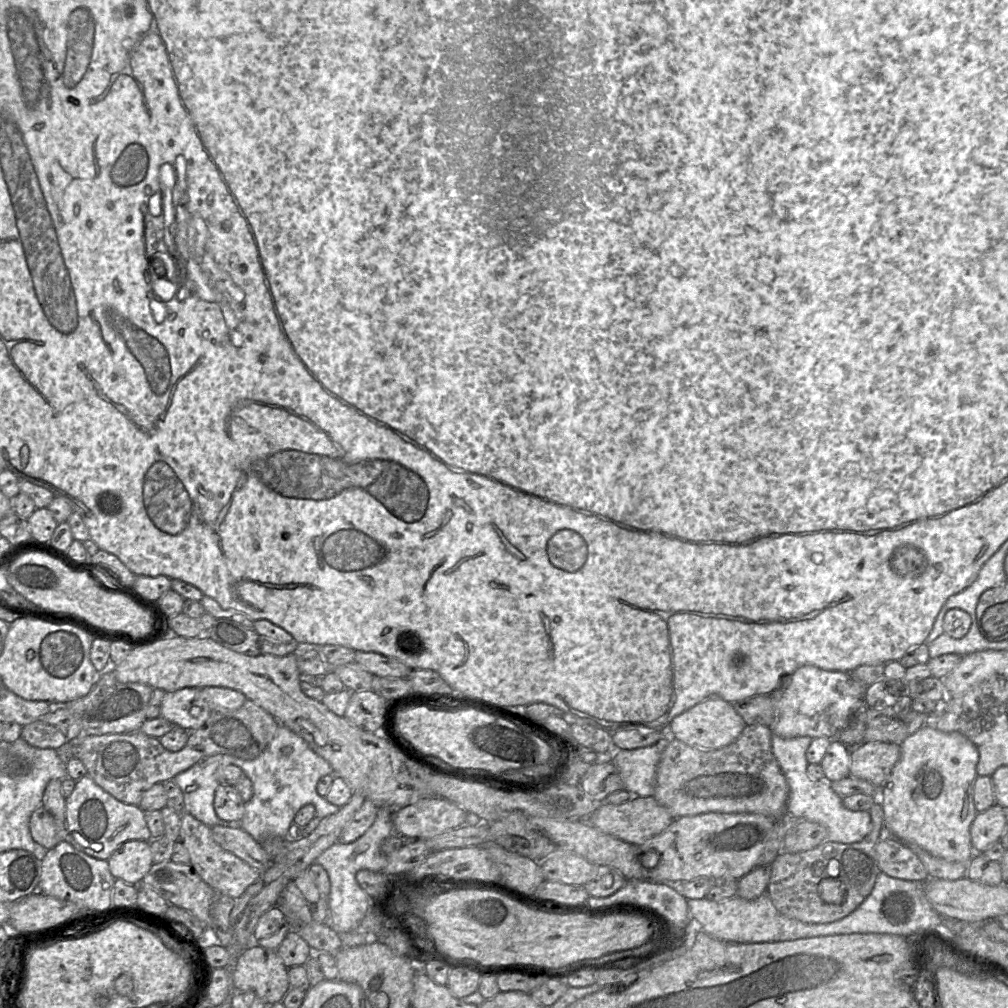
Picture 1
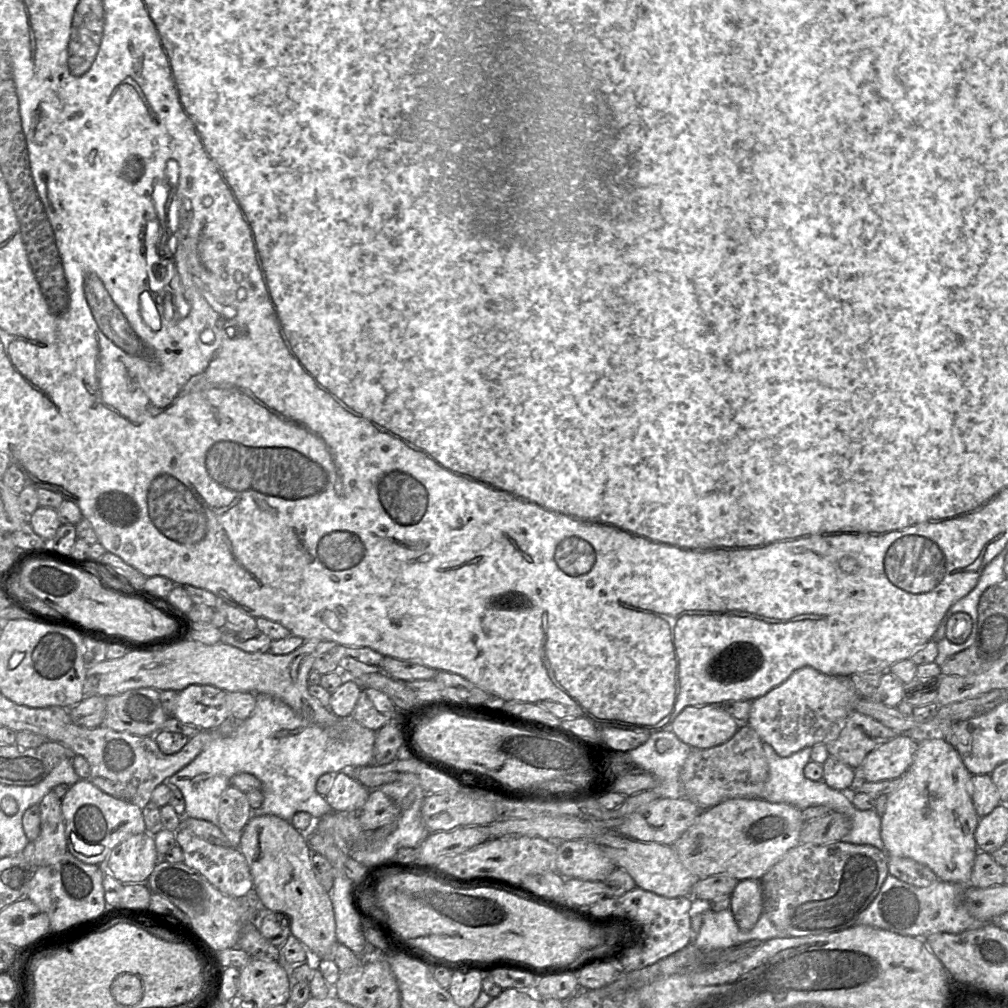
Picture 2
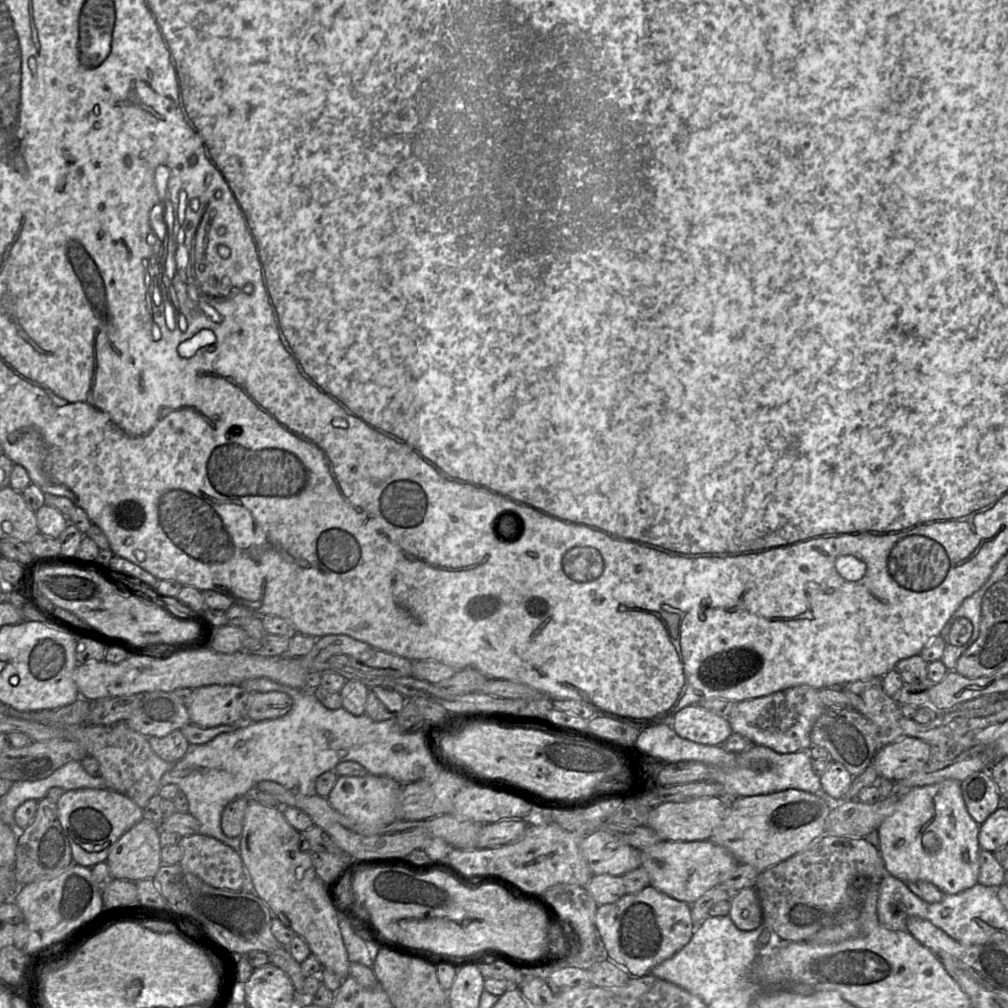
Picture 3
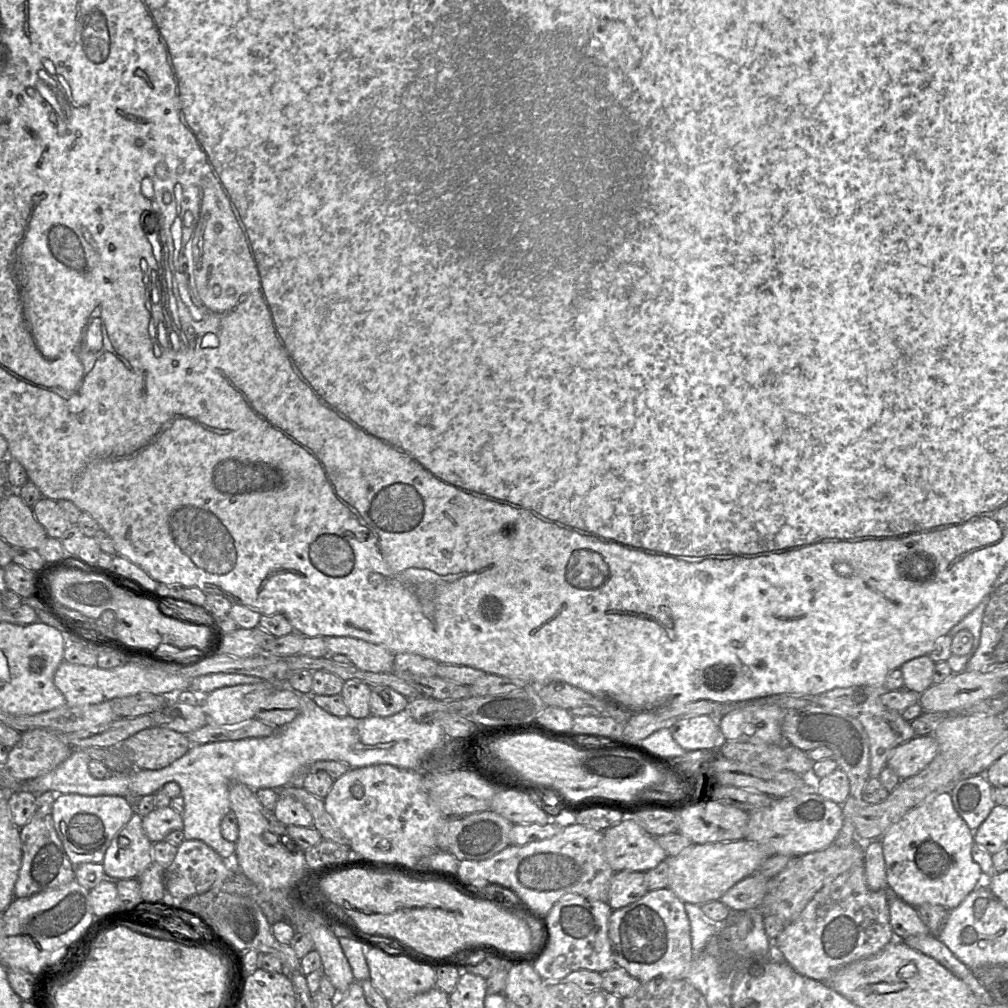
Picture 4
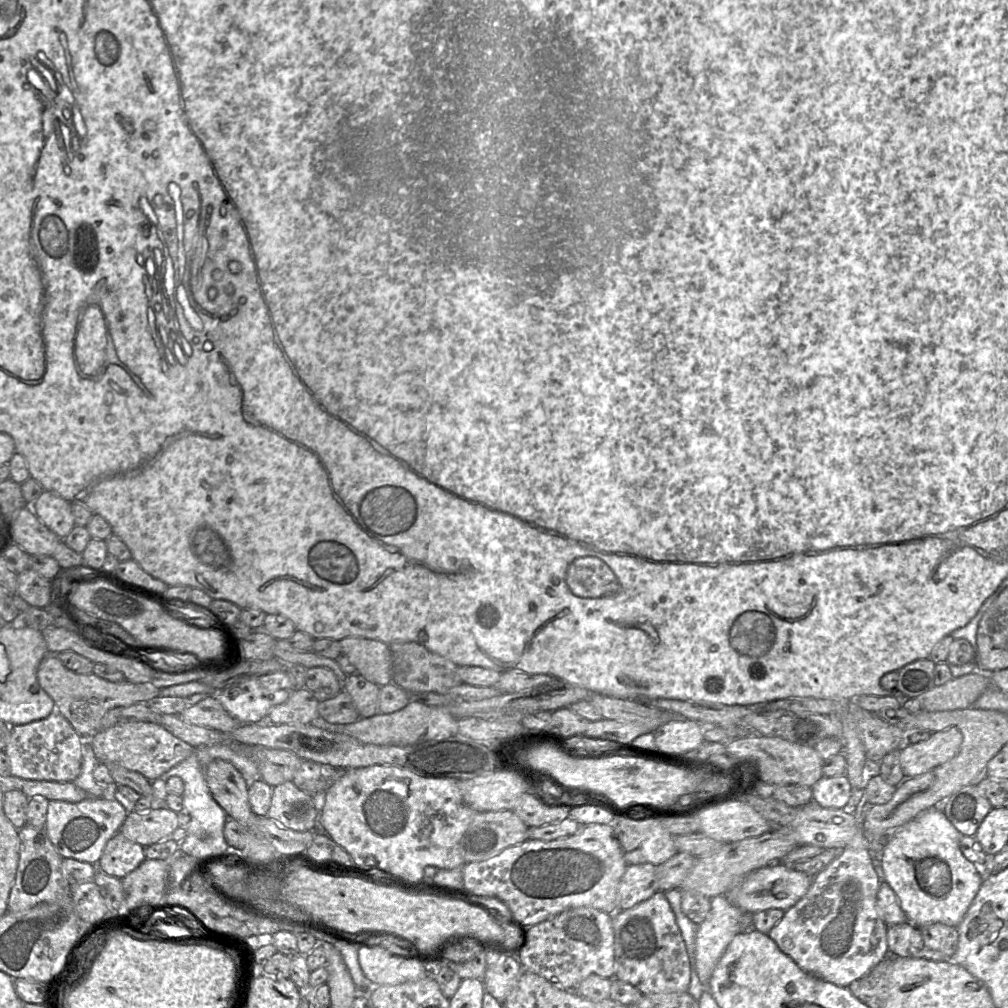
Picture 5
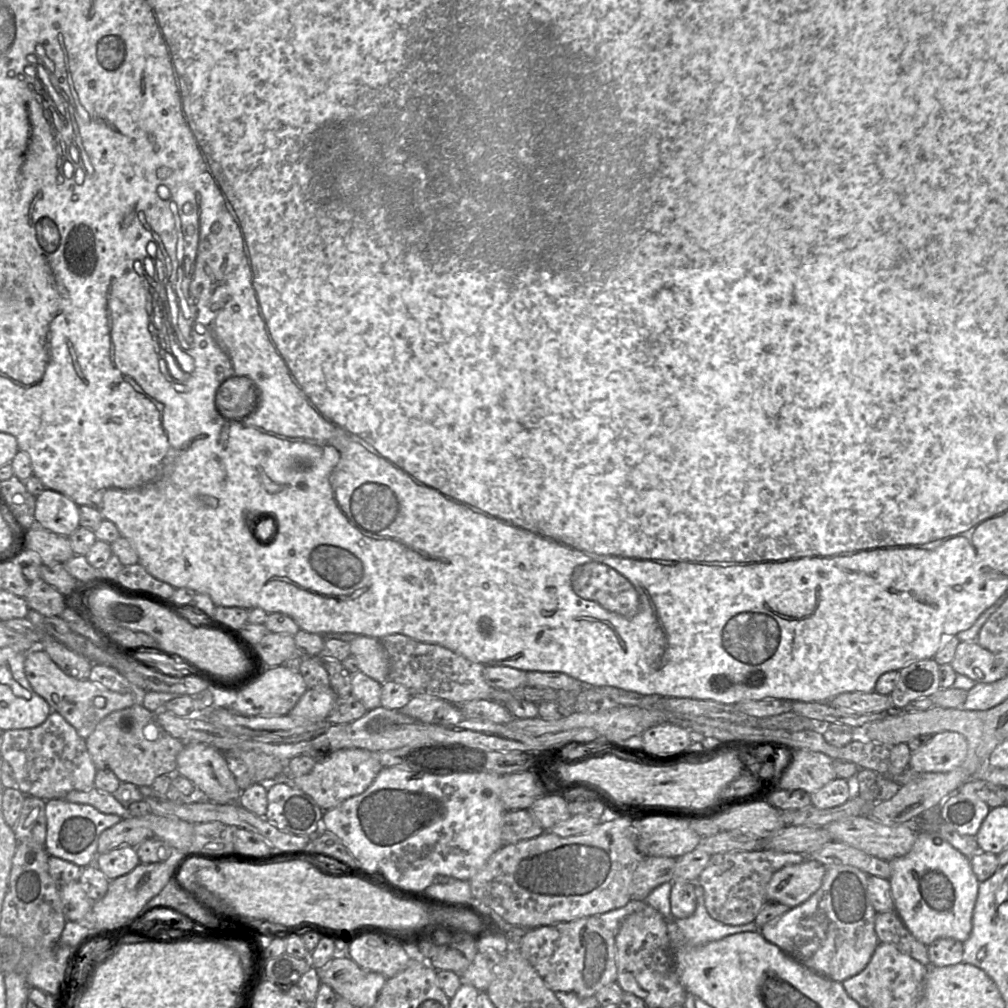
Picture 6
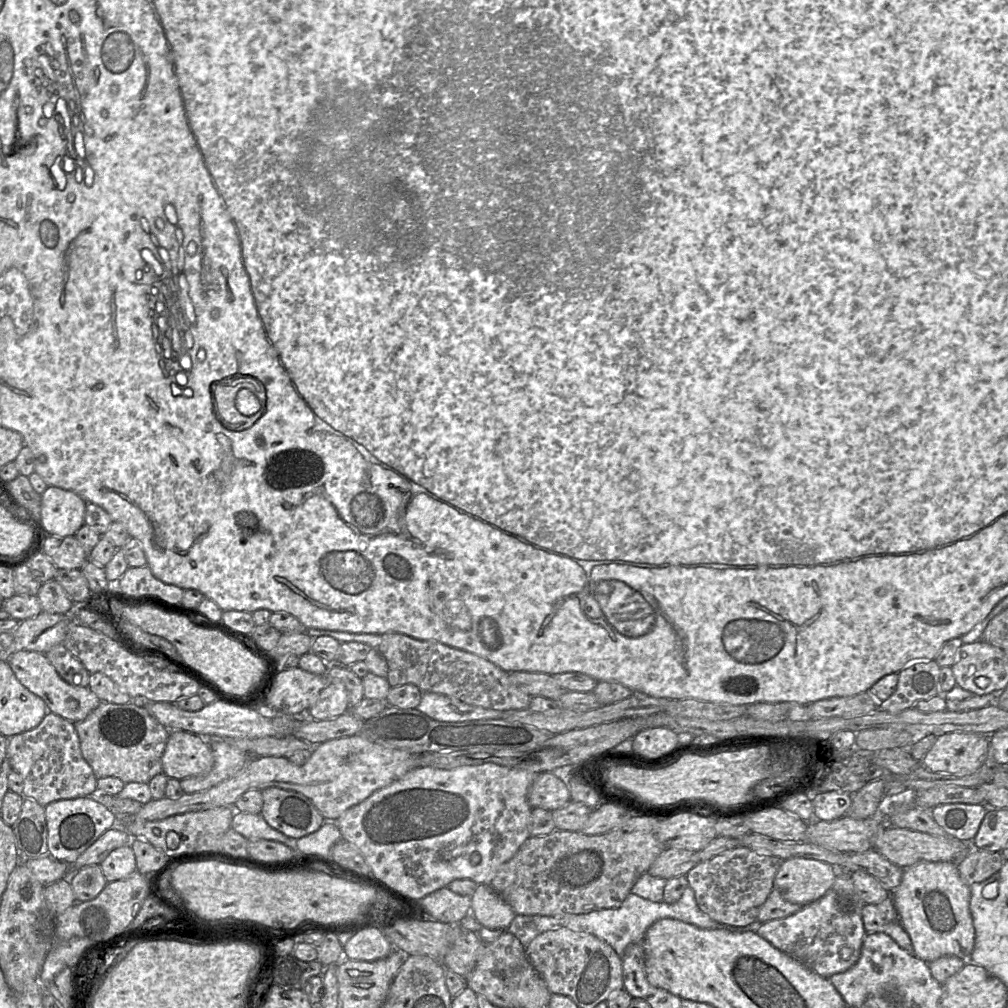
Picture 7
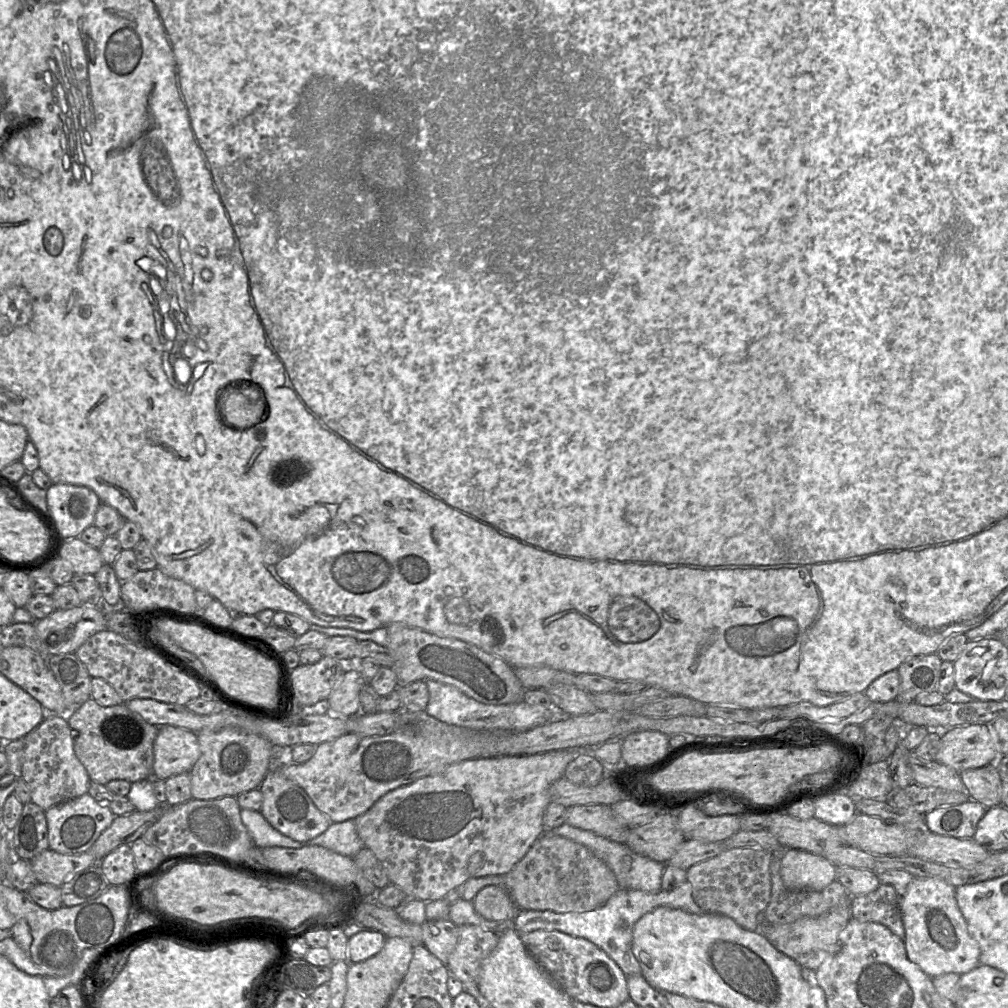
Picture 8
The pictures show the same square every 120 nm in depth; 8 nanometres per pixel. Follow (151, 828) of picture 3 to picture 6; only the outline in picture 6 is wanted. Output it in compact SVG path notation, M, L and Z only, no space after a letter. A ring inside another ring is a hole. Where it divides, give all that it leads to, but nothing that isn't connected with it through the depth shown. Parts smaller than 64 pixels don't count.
M121 846L107 853L98 854L94 861L109 880L114 880L132 871L140 864L136 847Z

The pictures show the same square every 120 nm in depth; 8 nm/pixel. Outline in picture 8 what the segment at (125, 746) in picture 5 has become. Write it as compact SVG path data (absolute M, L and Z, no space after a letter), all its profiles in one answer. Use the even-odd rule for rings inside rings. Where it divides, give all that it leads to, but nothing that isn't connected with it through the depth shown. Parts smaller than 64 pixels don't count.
M91 698L70 712L66 718L74 733L74 752L92 782L106 785L112 780L127 780L132 784L152 779L153 744L158 734L158 727L130 711L124 703L103 707Z

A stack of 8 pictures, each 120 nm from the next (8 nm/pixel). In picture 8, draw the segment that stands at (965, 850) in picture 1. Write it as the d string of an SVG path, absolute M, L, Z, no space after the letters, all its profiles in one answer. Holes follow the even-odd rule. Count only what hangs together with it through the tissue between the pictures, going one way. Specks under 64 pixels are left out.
M914 877L901 896L900 909L908 958L931 978L947 973L962 975L980 964L979 945L969 934L955 891L956 887L942 879Z

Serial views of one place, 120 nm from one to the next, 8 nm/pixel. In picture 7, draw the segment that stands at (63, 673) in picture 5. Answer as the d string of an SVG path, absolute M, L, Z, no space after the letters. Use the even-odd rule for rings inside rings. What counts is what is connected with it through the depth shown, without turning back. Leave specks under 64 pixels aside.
M17 650L7 660L20 683L46 703L48 712L54 713L72 723L84 720L101 700L89 687L77 687L67 683L47 659L46 653Z

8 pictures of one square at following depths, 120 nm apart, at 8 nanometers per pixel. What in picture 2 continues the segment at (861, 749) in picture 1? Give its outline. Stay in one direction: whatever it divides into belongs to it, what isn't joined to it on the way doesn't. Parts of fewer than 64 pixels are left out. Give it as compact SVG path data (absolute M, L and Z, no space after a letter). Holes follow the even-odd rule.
M898 735L872 750L864 759L861 766L855 769L858 779L876 782L882 780L896 779L902 776L912 765L918 743L906 735Z

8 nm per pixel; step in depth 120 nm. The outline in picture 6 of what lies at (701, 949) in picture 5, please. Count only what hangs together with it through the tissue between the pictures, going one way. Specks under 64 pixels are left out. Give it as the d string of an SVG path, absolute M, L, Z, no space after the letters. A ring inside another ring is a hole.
M695 883L694 891L697 902L695 912L688 918L668 920L676 924L689 945L701 946L729 935L759 931L759 927L754 921L744 925L732 926L714 920L706 910L703 888Z

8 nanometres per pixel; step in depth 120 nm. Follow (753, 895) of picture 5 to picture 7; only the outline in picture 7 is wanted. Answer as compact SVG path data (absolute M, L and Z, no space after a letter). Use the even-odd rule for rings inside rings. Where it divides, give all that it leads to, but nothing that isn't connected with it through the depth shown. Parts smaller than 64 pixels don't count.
M803 857L788 858L782 861L773 886L785 900L806 905L828 892L839 871L823 861Z

